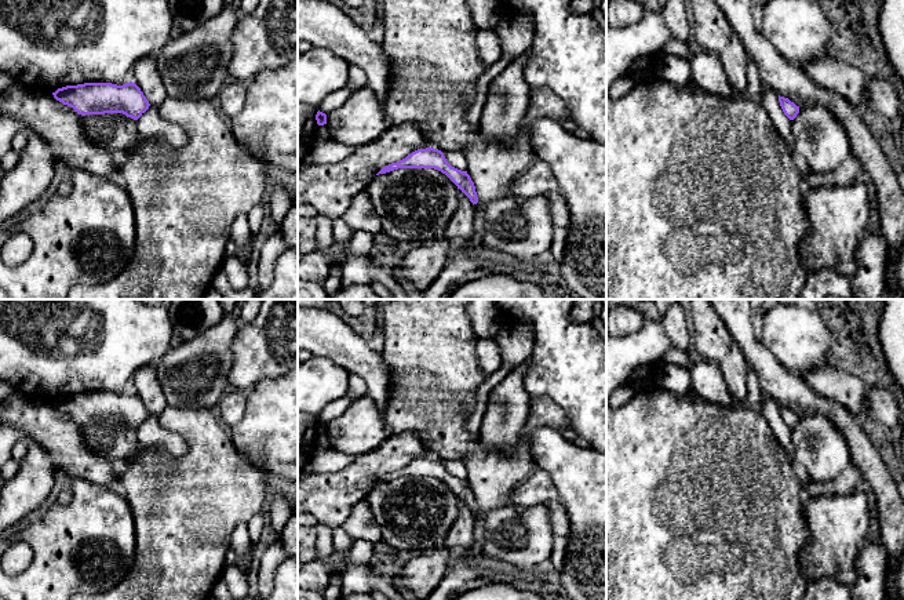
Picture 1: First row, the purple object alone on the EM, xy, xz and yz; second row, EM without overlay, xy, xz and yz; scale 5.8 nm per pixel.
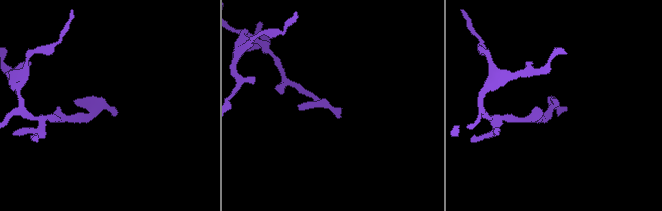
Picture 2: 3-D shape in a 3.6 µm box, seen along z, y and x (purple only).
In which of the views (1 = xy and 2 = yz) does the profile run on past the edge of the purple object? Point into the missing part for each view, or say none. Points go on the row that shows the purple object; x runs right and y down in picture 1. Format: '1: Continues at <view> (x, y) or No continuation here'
1: No continuation here
2: No continuation here

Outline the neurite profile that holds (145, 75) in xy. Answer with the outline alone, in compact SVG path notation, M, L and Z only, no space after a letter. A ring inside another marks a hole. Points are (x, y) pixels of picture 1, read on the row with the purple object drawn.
M154 57L142 58L135 63L131 81L141 88L149 103L156 108L160 108L168 97Z

